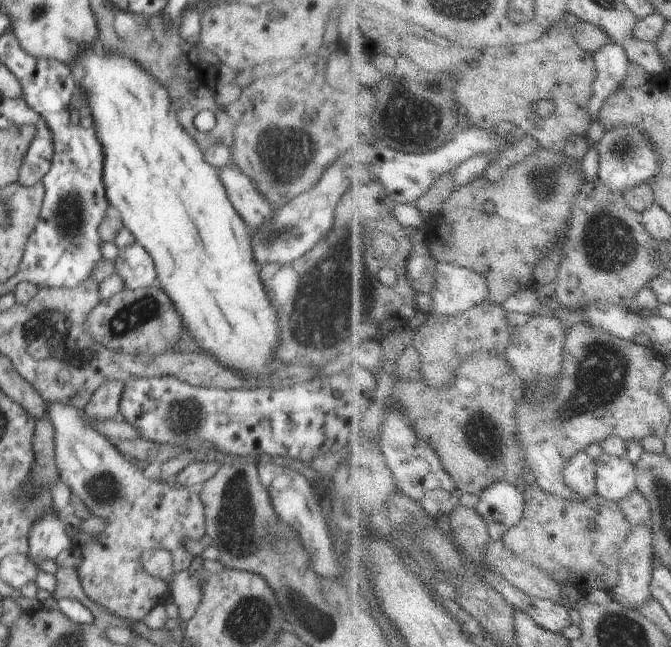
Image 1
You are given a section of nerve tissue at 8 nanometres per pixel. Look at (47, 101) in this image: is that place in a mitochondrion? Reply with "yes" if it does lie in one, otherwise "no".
no

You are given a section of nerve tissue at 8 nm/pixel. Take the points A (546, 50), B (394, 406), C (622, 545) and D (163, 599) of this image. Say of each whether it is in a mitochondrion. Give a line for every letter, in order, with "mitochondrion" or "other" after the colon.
A: other
B: other
C: other
D: other

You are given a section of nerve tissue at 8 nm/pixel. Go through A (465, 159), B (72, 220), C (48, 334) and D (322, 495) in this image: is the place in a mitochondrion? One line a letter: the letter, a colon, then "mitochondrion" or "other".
A: other
B: mitochondrion
C: mitochondrion
D: other

